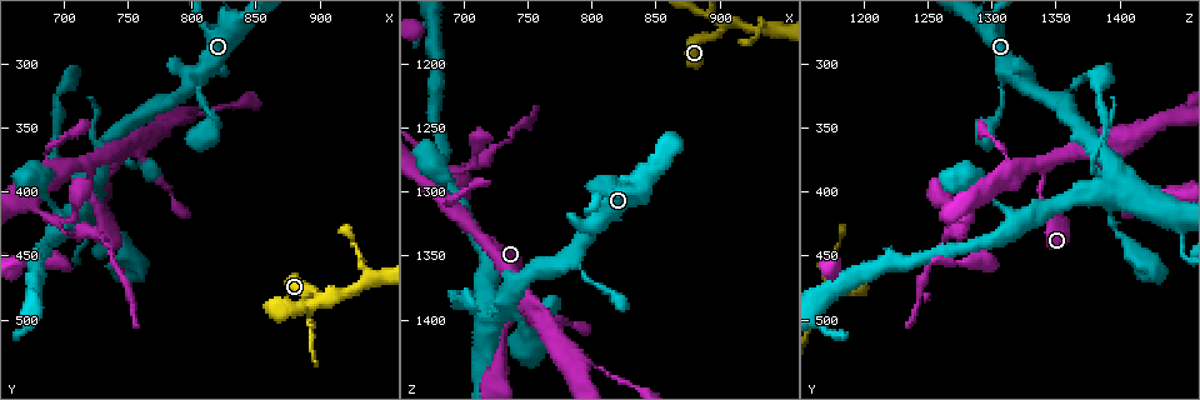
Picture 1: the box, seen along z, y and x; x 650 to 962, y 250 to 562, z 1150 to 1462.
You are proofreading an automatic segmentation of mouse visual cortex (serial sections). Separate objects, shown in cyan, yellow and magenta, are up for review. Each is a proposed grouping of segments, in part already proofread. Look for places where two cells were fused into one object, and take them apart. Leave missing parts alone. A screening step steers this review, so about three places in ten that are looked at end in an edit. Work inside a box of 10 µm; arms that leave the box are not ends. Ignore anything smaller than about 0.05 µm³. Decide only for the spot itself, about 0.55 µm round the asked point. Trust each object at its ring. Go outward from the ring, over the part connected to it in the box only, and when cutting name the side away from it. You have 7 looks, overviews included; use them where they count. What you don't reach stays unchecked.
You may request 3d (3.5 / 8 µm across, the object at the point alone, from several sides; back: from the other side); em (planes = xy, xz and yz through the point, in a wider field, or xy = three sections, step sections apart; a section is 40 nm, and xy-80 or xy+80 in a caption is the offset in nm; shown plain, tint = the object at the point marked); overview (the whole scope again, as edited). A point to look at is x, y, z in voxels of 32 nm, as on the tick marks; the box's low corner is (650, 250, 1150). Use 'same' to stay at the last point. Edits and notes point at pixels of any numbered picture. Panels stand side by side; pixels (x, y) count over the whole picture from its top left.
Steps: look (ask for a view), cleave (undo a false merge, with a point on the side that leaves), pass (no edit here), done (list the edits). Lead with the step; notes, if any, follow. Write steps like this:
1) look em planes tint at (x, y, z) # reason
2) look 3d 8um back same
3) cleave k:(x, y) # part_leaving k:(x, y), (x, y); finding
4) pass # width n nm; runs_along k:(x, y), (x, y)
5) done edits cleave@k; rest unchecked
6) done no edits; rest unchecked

look 3d 3.5um back at (704, 422, 1278) # branch point

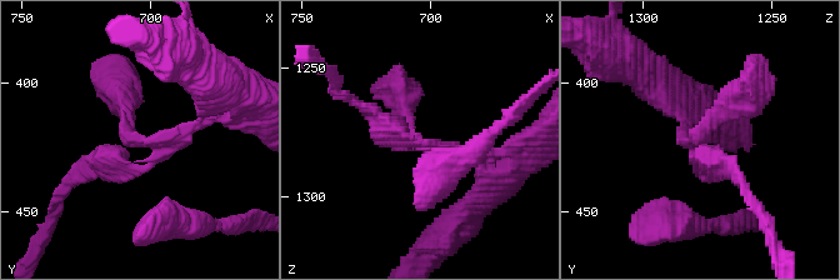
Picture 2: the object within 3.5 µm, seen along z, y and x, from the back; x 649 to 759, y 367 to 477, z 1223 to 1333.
look em xy step 1 tint at (705, 424, 1277)

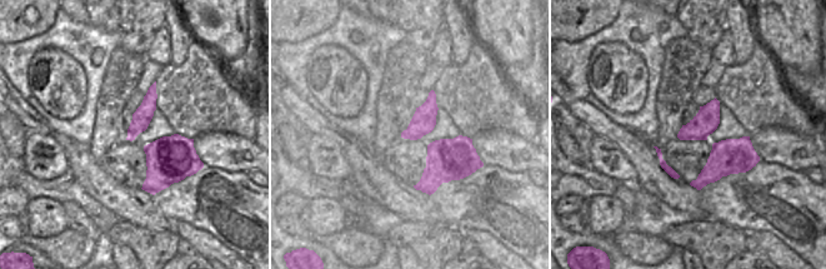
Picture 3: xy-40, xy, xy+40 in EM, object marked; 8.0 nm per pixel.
look em xy step 2 tint same # cut it another way

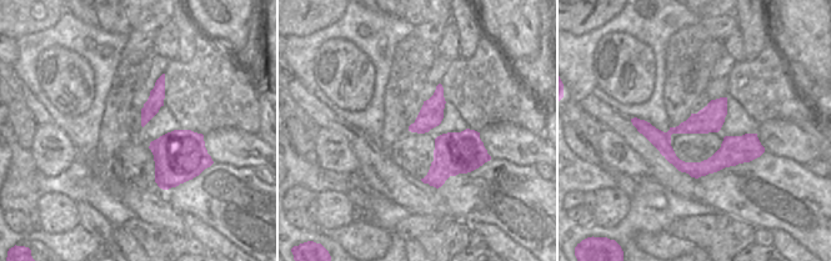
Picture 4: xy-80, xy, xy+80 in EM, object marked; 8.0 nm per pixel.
cleave 2:(374, 121) # width 200 nm; part_leaving 2:(406, 136), (336, 91), (333, 76); a second cell is stuck on

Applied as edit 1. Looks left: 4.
look 3d 3.5um at (722, 396, 1388)

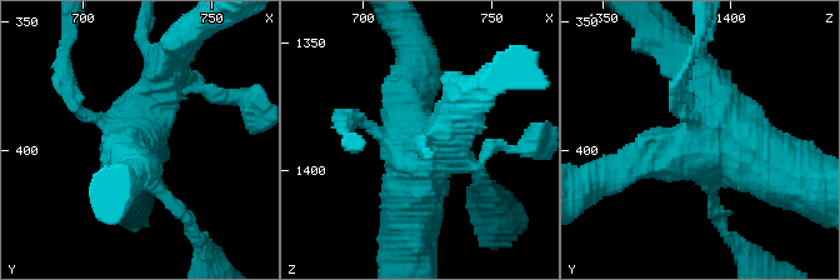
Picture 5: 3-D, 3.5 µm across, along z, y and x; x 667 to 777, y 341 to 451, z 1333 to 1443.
look em xy step 1 tint at (719, 397, 1386) # need the tissue

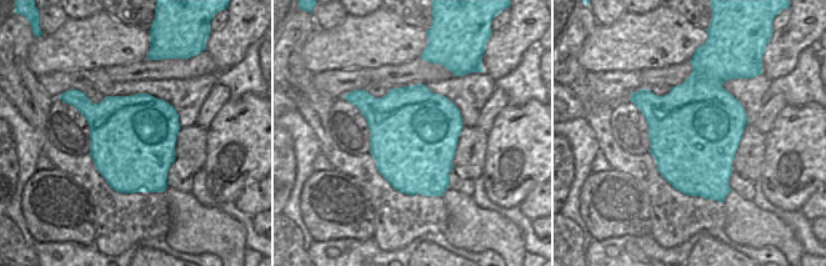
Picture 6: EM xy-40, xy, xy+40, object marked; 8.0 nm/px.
pass # runs_along 5:(169, 55), (141, 114), (130, 159); all the same cell

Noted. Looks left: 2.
done edits cleave@2; rest unchecked

